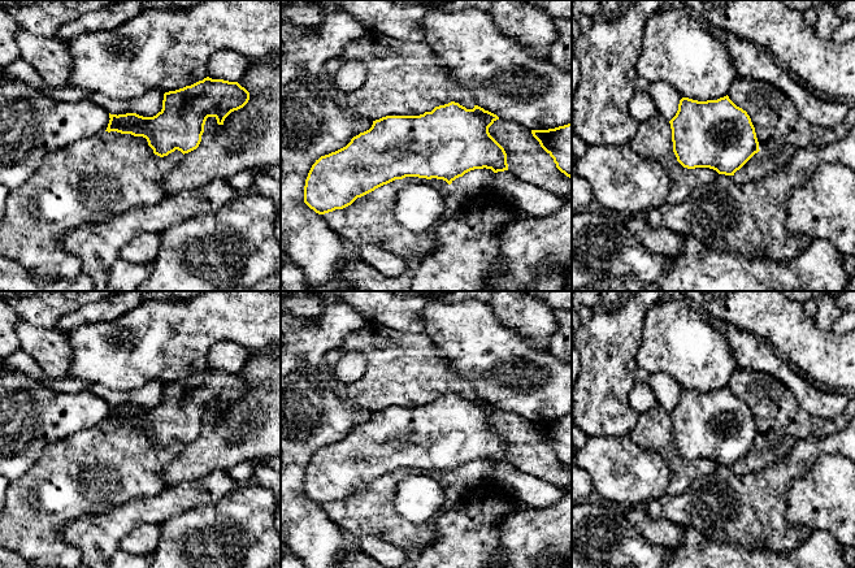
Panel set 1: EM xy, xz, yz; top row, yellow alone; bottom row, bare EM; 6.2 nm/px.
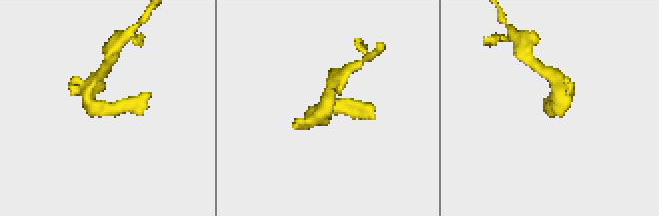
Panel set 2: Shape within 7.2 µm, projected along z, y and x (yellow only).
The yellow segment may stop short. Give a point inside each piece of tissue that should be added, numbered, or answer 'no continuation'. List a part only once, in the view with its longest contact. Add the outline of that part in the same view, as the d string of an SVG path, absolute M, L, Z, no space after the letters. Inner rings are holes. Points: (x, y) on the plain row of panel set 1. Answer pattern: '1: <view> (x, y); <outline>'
no continuation

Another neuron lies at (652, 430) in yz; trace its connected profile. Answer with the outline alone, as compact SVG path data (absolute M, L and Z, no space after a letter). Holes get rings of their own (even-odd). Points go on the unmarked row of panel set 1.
M659 404L638 415L629 437L635 445L659 454L668 463L670 481L665 495L678 495L695 478L713 473L719 468L719 464L713 460L687 460L677 452L673 443L670 415Z

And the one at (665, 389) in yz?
M664 373L650 374L647 383L655 394L656 404L670 412L678 402L682 387Z

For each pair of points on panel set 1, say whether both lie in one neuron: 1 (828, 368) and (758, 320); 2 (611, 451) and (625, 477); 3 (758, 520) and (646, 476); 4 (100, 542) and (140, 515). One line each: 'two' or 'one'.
1: one
2: one
3: two
4: one

